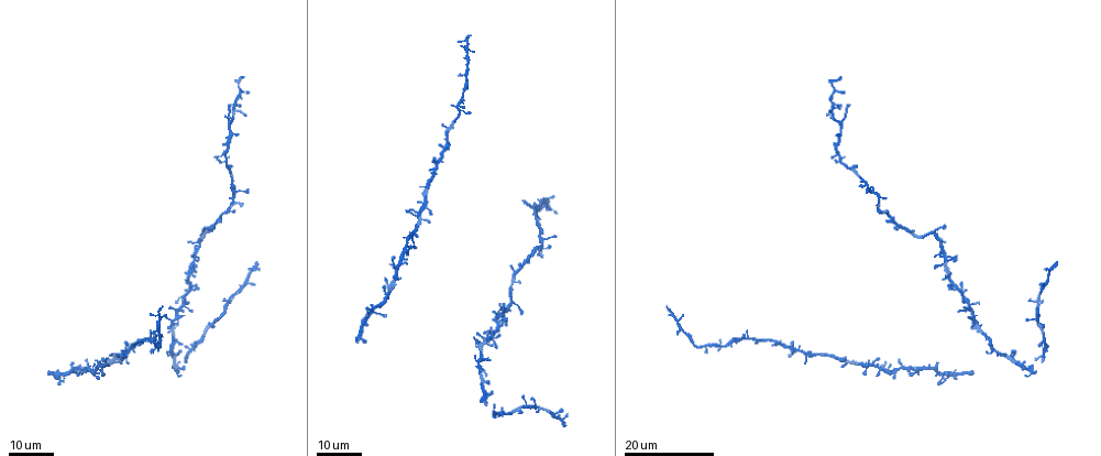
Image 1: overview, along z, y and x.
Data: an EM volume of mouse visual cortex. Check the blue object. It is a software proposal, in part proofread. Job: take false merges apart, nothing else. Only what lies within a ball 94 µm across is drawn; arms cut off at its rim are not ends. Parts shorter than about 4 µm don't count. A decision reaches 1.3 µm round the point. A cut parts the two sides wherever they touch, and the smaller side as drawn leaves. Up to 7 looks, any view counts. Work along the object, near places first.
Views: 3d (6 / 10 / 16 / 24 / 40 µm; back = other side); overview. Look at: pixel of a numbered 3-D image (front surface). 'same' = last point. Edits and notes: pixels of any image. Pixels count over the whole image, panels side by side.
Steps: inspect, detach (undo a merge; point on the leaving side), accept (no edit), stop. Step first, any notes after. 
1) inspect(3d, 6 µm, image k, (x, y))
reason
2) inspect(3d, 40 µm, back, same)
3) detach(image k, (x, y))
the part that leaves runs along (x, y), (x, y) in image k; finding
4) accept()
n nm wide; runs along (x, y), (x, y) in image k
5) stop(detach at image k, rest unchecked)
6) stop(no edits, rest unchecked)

inspect(3d, 16 µm, image 1, (240, 92))
four-way junction

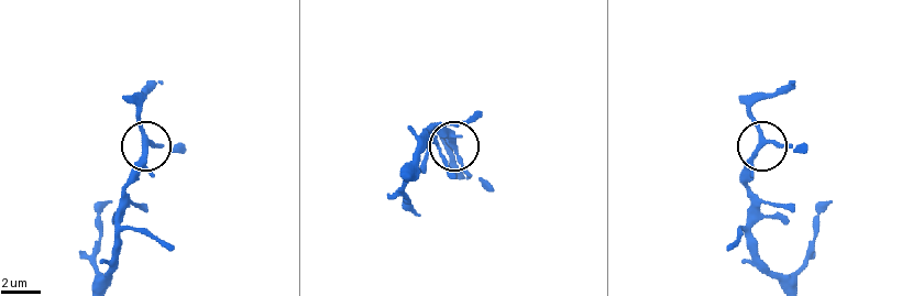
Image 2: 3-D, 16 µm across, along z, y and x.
inspect(3d, 6 µm, image 2, (450, 139))
zoom in

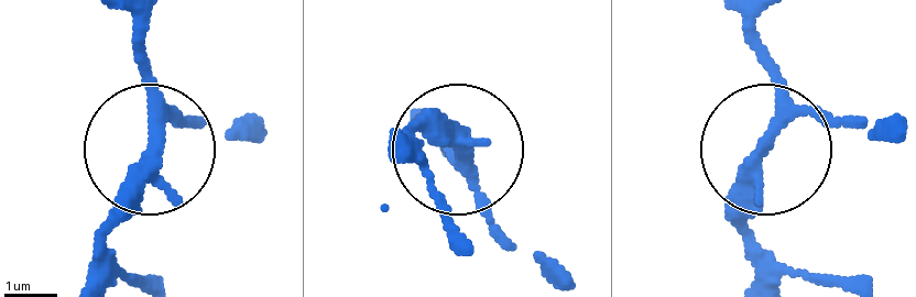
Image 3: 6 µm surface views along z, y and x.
accept()
260 nm wide; continuous, no second cell

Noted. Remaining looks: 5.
inspect(3d, 16 µm, image 1, (840, 121))
three arms meet

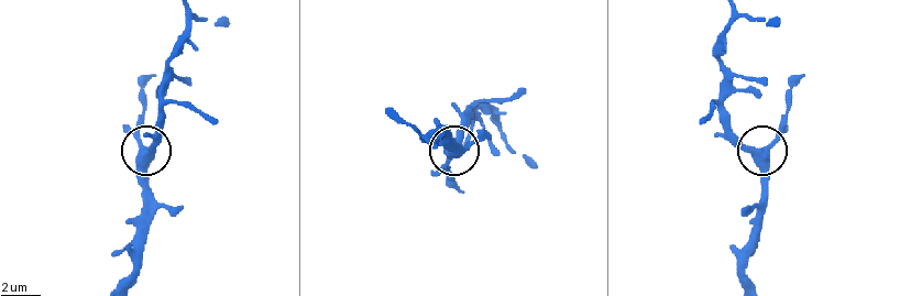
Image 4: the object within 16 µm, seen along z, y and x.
inspect(3d, 6 µm, image 4, (762, 152))

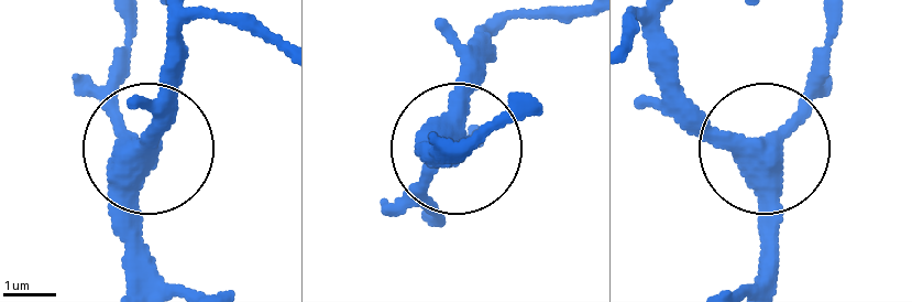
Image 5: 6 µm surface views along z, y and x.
accept()
410 nm wide; one cell here

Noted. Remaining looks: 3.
inspect(3d, 24 µm, image 1, (417, 215))
four-way junction

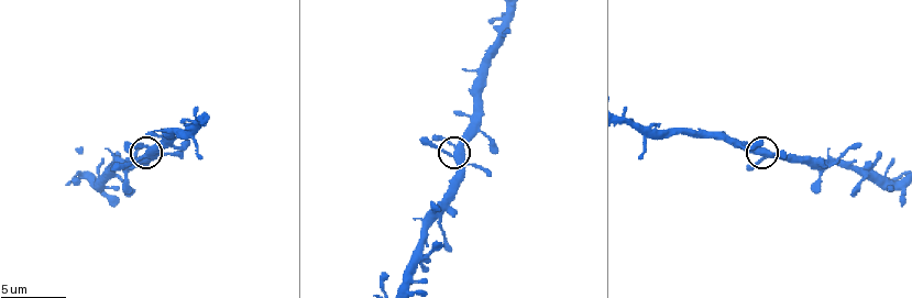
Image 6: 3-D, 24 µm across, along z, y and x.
inspect(3d, 10 µm, image 6, (147, 152))

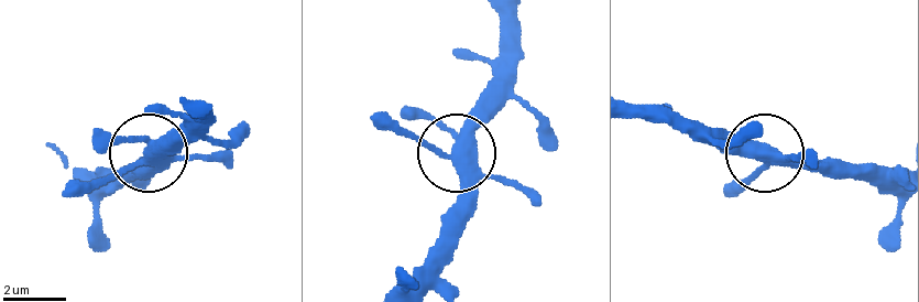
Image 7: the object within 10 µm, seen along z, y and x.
accept()
360 nm wide; continuous, no second cell

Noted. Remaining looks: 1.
stop(no edits, rest unchecked)

